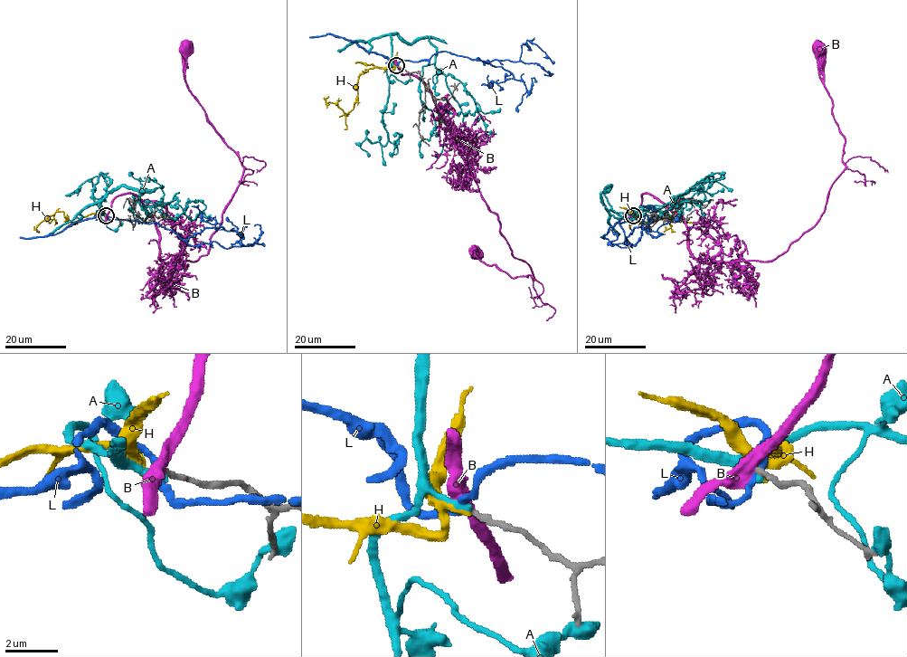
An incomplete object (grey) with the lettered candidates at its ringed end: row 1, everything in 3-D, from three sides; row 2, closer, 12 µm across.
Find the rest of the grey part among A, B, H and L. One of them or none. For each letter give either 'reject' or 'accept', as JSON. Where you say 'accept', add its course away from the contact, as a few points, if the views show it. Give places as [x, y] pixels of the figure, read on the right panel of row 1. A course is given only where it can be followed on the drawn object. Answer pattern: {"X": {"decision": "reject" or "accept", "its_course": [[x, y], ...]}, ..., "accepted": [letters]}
{"A": {"decision": "reject"}, "B": {"decision": "reject"}, "H": {"decision": "reject"}, "L": {"decision": "reject"}, "accepted": []}

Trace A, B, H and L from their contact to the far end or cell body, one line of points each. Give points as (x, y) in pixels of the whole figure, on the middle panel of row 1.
A: (397, 66), (392, 35), (410, 43), (429, 36), (436, 56), (422, 68), (420, 99), (450, 128), (434, 156)
B: (396, 65), (431, 94), (512, 254), (533, 276), (512, 277), (482, 261), (477, 251)
H: (396, 66), (369, 69), (359, 76), (357, 101), (347, 113), (333, 102), (327, 103), (325, 99), (328, 96)
L: (397, 66), (400, 61), (428, 60), (447, 51), (483, 61), (517, 61), (522, 46), (527, 40), (553, 64)

